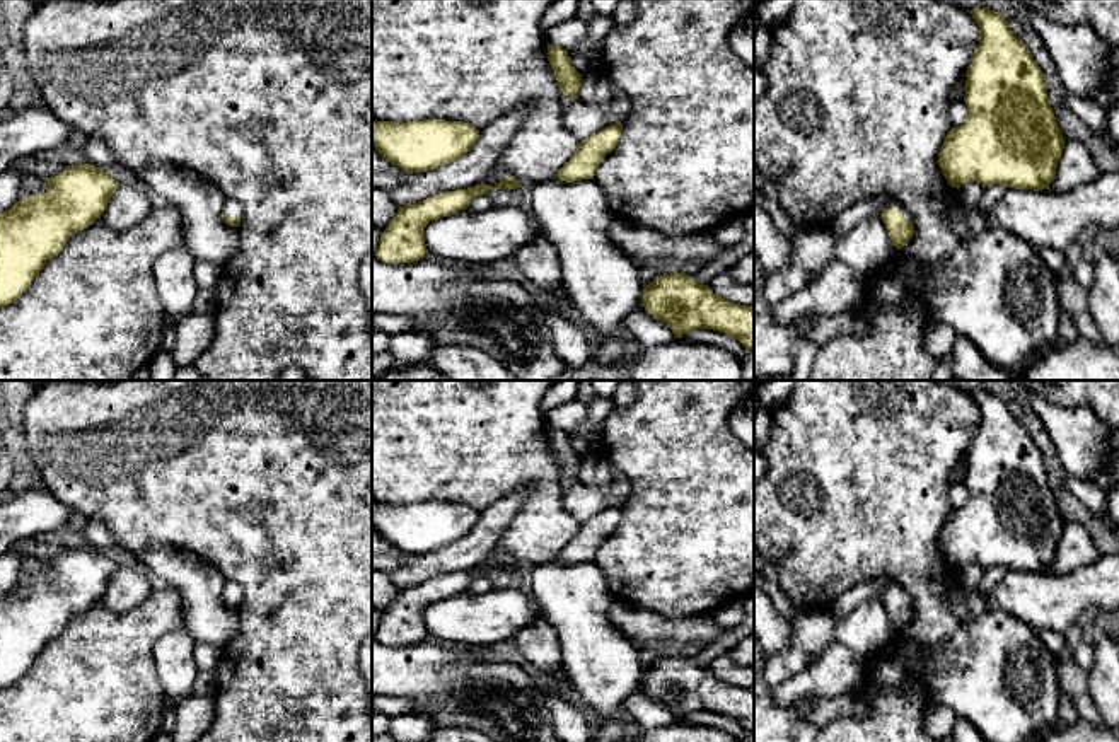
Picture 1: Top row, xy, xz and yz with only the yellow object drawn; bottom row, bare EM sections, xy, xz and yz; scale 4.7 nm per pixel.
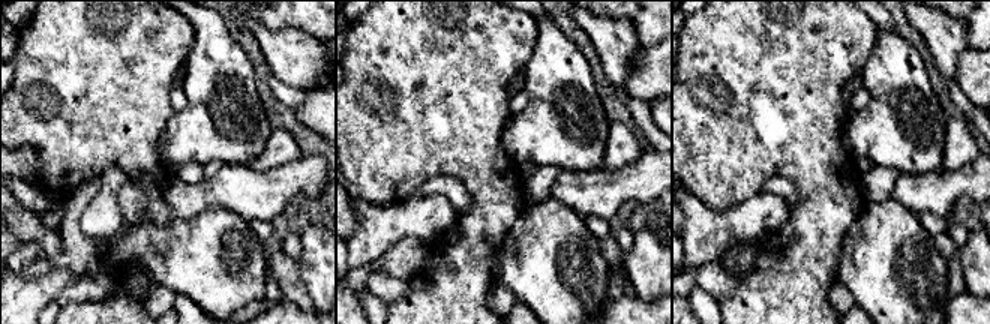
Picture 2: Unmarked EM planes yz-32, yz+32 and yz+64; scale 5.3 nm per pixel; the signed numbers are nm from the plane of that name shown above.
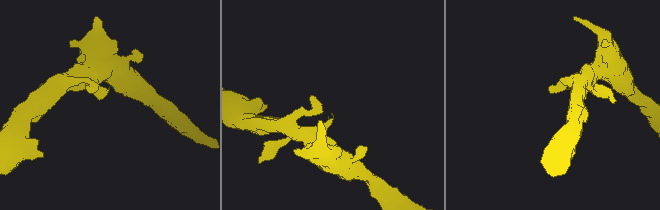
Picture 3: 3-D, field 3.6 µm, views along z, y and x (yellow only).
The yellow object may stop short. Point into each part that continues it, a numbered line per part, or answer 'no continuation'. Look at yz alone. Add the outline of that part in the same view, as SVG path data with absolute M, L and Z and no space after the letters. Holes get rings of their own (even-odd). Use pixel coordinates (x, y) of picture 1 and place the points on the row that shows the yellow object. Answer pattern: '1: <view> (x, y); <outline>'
no continuation

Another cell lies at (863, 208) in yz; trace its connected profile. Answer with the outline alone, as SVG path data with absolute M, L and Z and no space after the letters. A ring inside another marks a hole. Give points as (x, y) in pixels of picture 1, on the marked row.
M868 198L868 200L860 200L849 208L846 208L841 215L838 215L832 220L829 229L836 235L841 235L846 230L853 229L855 225L858 225L860 222L863 222L865 218L872 217L873 213L882 213L884 210L894 210L894 208L899 208L901 215L911 222L909 212L902 208L899 203L892 201L885 206L878 206L875 198Z

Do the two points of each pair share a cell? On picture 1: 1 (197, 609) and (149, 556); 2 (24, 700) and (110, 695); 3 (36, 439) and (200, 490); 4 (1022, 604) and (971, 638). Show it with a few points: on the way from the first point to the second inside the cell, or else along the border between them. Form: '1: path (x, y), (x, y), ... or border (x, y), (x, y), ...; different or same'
1: path (197, 594), (164, 562); same
2: path (45, 700), (89, 700); same
3: path (77, 439), (144, 439), (159, 454); same
4: border (968, 623), (991, 611), (1005, 611), (1037, 633); different

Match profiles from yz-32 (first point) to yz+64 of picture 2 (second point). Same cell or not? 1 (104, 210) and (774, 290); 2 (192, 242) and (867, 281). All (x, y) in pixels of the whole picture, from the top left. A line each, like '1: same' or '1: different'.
1: different
2: same

